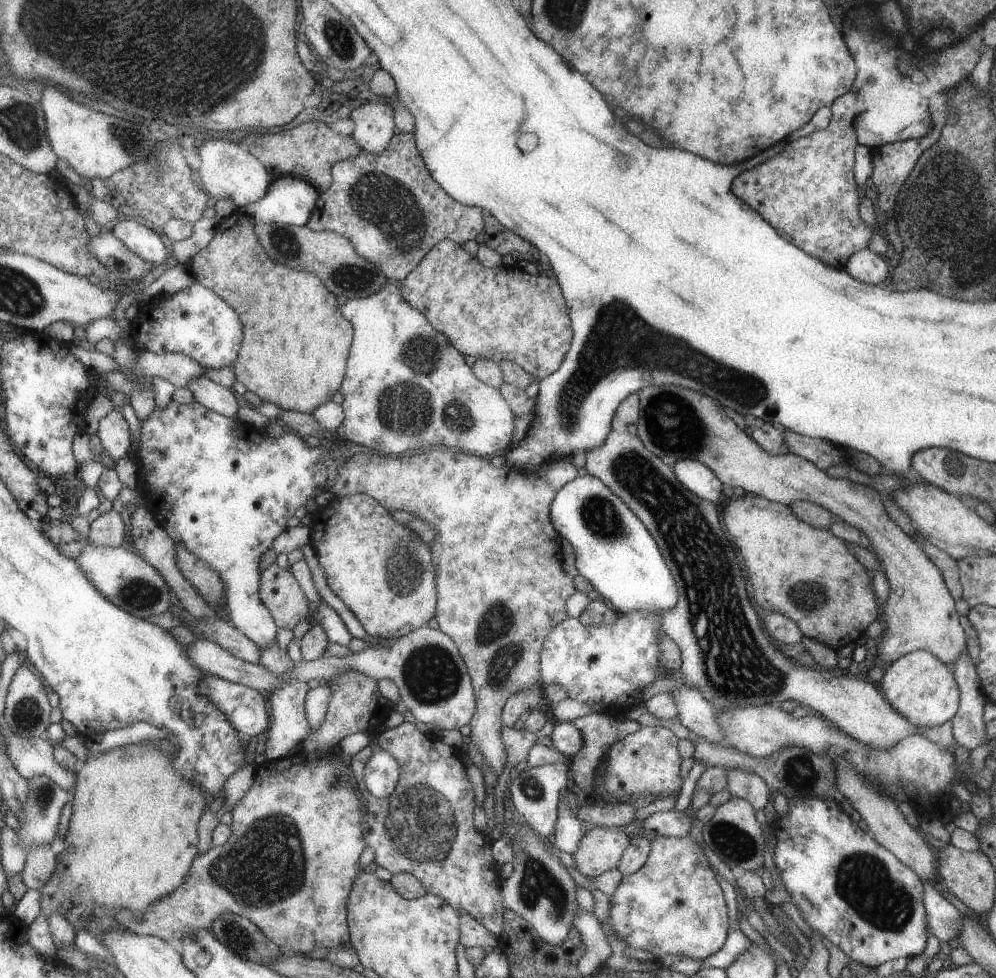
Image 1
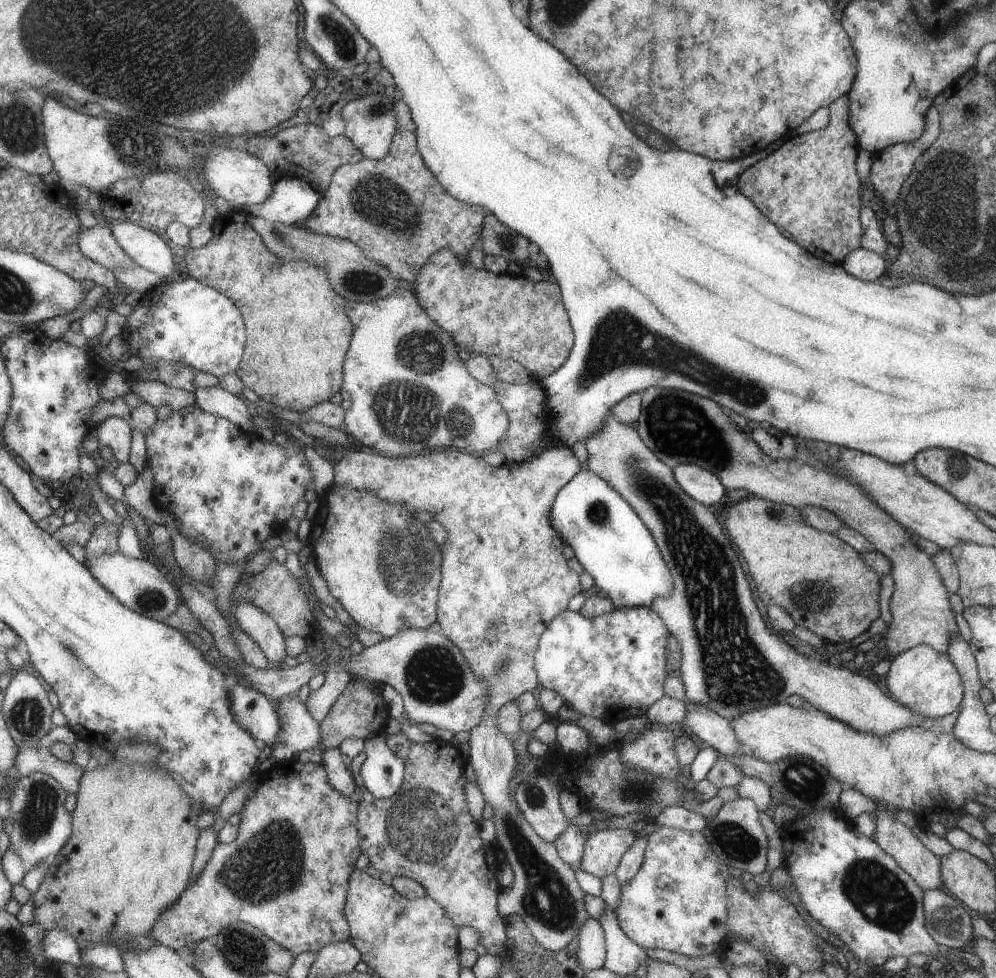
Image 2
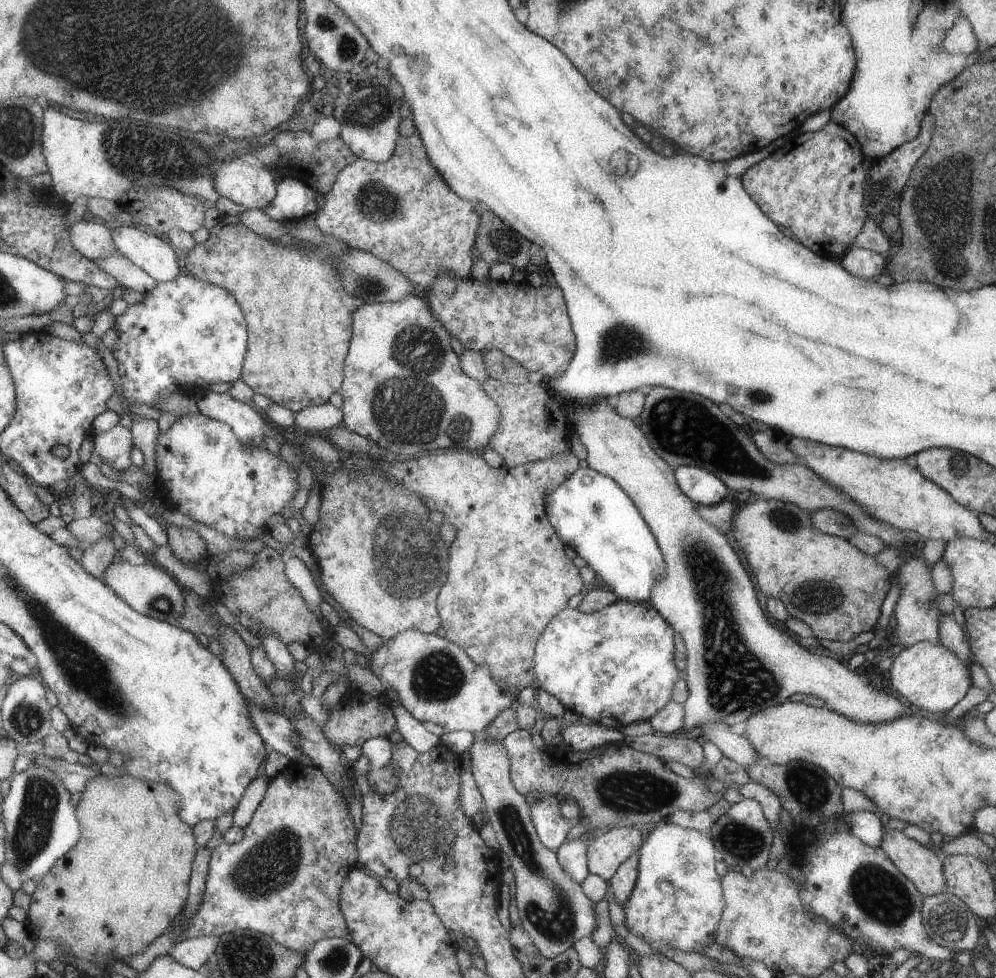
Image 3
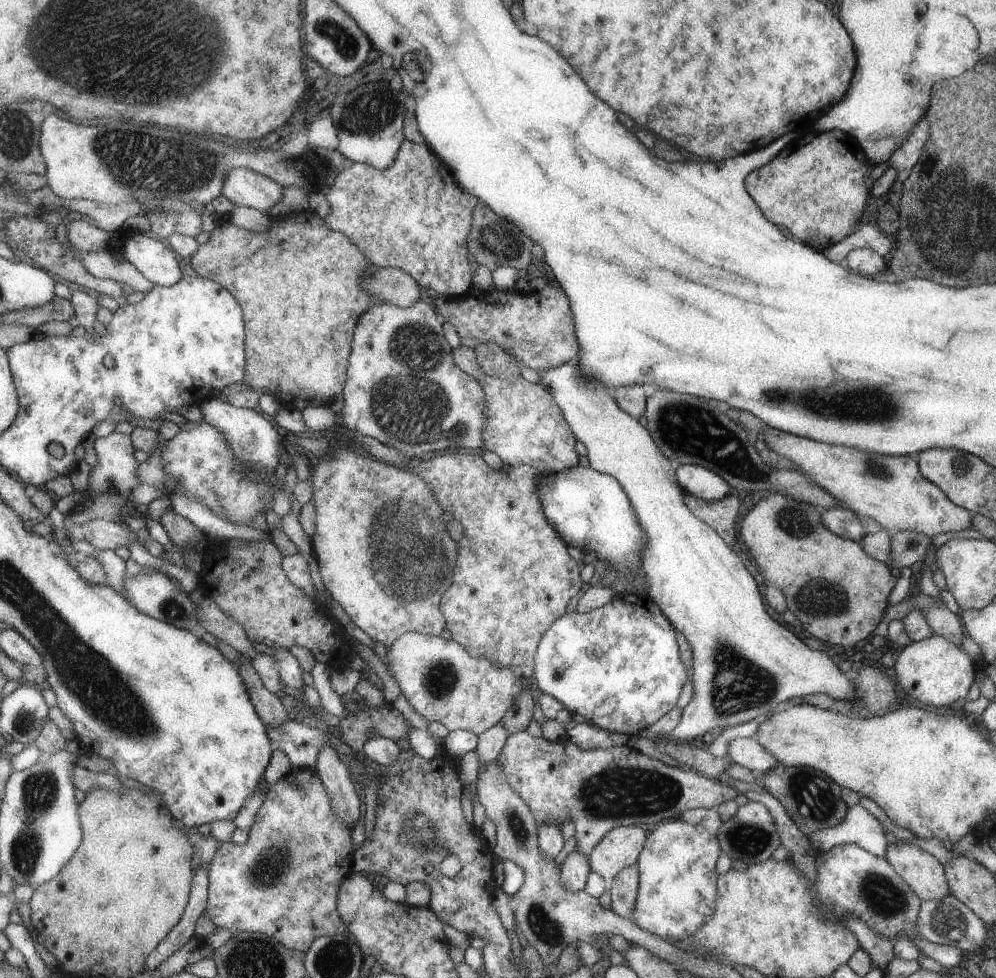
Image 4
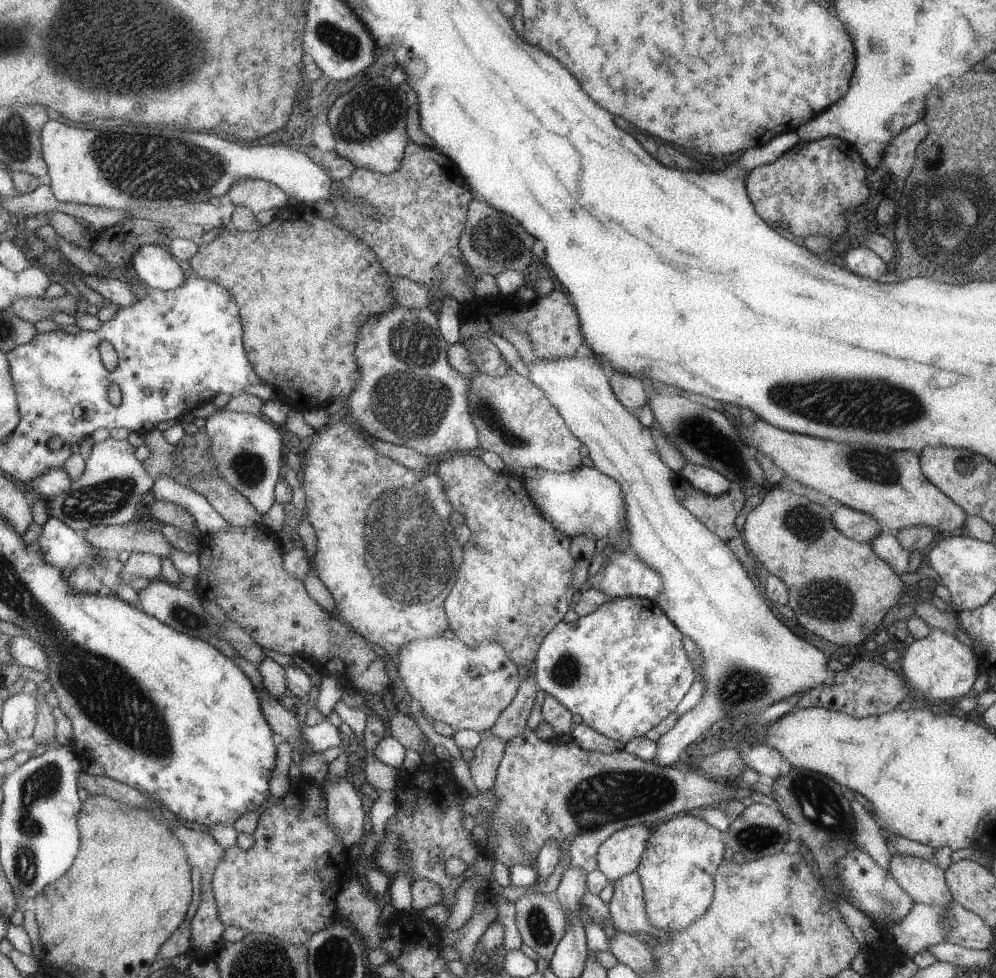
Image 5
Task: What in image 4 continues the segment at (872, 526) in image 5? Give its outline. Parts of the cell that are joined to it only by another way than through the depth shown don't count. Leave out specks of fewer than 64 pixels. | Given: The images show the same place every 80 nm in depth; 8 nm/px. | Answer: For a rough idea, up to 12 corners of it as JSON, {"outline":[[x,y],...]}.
{"outline":[[841,506],[823,510],[827,530],[858,542],[865,528],[857,514]]}

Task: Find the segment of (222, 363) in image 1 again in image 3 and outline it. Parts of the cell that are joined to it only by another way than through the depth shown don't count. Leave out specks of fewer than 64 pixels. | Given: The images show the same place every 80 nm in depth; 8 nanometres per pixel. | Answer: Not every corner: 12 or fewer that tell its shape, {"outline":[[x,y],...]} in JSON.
{"outline":[[161,281],[115,318],[123,396],[152,407],[242,378],[226,288]]}

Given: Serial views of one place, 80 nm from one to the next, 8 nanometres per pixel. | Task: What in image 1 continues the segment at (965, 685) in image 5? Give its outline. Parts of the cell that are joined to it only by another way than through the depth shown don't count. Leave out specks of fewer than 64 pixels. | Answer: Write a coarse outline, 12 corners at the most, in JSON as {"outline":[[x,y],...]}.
{"outline":[[929,651],[891,663],[877,683],[915,726],[957,711],[953,668]]}

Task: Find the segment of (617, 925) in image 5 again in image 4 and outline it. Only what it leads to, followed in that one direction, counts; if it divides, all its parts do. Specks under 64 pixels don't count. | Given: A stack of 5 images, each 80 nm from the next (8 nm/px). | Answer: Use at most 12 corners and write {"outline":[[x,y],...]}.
{"outline":[[623,867],[609,881],[610,909],[628,919],[638,868]]}

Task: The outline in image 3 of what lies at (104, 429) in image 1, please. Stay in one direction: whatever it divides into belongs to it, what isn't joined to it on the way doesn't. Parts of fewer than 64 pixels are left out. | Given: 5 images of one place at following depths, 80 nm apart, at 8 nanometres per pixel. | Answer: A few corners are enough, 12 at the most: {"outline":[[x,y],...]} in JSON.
{"outline":[[120,423],[96,435],[94,446],[116,471],[130,469],[132,429]]}

